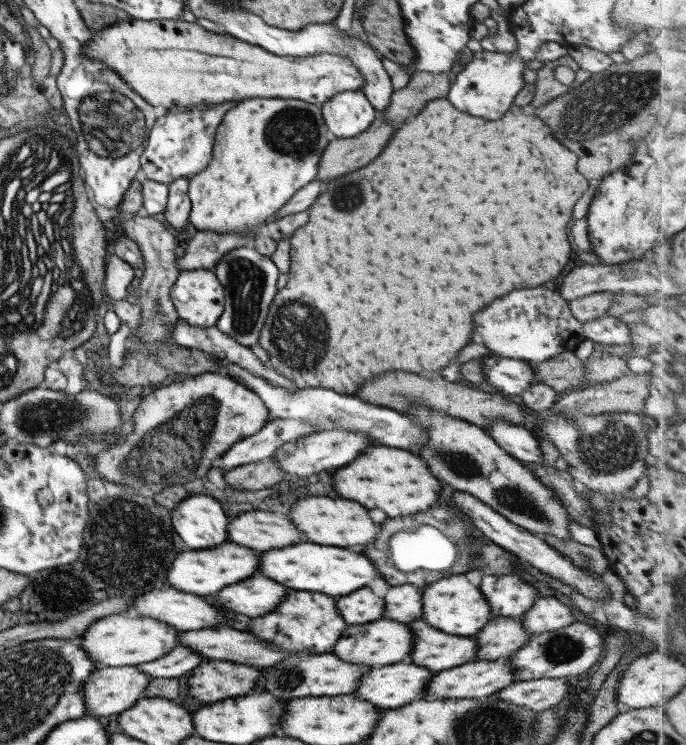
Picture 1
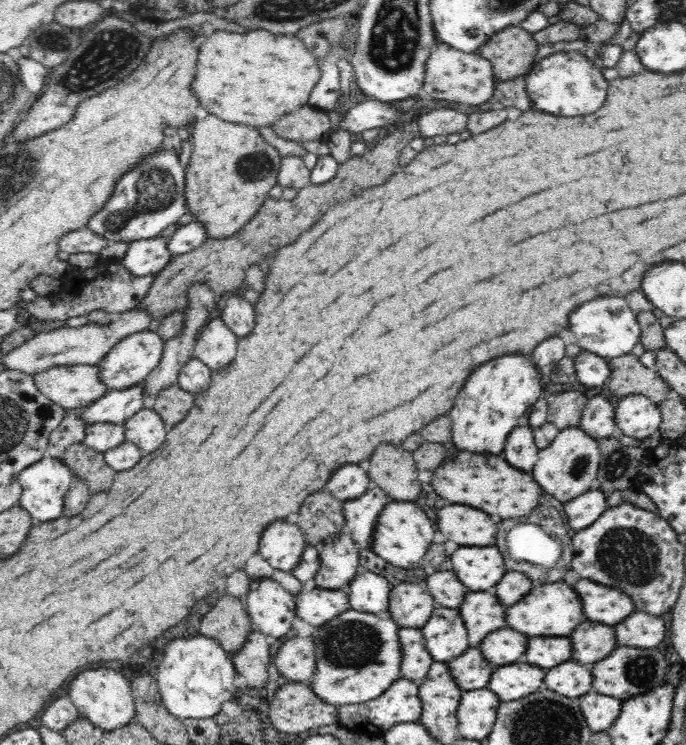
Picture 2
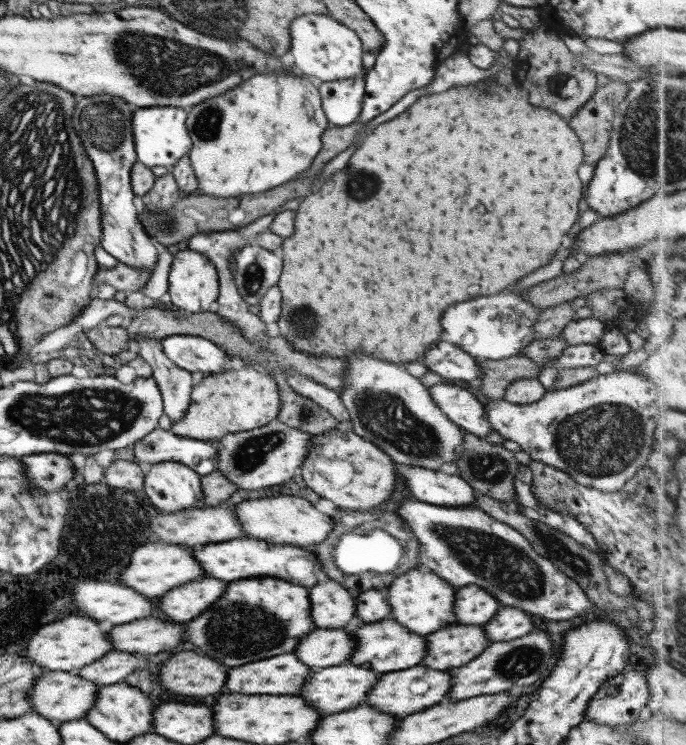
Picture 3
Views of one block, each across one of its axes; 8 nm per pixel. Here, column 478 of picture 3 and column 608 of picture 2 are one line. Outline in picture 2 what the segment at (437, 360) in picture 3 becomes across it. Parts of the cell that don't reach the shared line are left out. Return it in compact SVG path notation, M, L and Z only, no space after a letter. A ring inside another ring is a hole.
M582 350L573 358L573 361L577 379L586 388L601 387L609 380L609 363L601 356Z

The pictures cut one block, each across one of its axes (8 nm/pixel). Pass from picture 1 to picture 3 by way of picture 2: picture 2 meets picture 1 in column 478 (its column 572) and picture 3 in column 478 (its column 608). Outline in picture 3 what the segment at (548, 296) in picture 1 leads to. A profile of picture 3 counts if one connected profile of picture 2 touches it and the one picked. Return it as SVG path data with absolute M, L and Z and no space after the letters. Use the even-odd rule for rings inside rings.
M518 292L496 294L496 296L478 296L474 300L452 304L442 314L442 340L452 342L477 360L502 360L520 355L520 350L527 347L535 338L533 324L543 311L524 300Z

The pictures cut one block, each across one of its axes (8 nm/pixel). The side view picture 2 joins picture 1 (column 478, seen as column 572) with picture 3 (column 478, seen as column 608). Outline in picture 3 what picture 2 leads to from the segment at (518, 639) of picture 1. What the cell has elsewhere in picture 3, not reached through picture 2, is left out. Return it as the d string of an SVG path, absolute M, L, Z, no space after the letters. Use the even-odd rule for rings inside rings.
M454 624L431 632L426 636L428 646L421 664L434 670L451 671L474 660L490 644L482 626Z

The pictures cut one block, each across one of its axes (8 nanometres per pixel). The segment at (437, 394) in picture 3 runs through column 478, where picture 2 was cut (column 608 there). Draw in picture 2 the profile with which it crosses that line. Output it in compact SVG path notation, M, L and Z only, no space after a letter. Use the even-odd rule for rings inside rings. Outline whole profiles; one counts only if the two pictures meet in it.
M594 395L584 407L579 427L596 440L615 435L618 428L612 403L602 395Z

